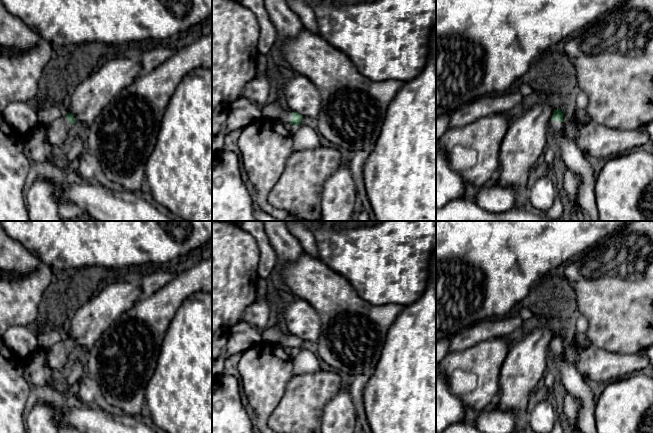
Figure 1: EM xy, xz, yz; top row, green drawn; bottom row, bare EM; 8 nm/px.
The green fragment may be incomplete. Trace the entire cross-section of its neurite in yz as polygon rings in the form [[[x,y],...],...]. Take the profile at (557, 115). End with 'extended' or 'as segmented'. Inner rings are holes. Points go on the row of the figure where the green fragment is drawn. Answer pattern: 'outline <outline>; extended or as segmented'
outline [[[560,109],[554,110],[550,127],[554,130],[556,142],[567,168],[580,176],[577,195],[578,208],[587,212],[594,221],[599,221],[594,192],[597,179],[594,175],[594,168],[577,143],[567,135],[563,122],[563,113]]]; extended

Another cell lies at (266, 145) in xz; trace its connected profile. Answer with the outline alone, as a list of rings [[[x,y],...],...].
[[[262,116],[241,130],[237,144],[248,179],[257,193],[255,205],[284,221],[288,212],[273,206],[268,197],[295,151],[292,132],[278,120]]]

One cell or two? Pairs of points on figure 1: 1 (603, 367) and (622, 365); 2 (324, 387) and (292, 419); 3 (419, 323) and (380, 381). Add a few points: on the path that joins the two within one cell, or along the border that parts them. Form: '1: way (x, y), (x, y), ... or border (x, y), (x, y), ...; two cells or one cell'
1: way (608, 366), (617, 366); one cell
2: way (316, 395), (300, 411); one cell
3: way (419, 337), (419, 342), (394, 367); one cell

